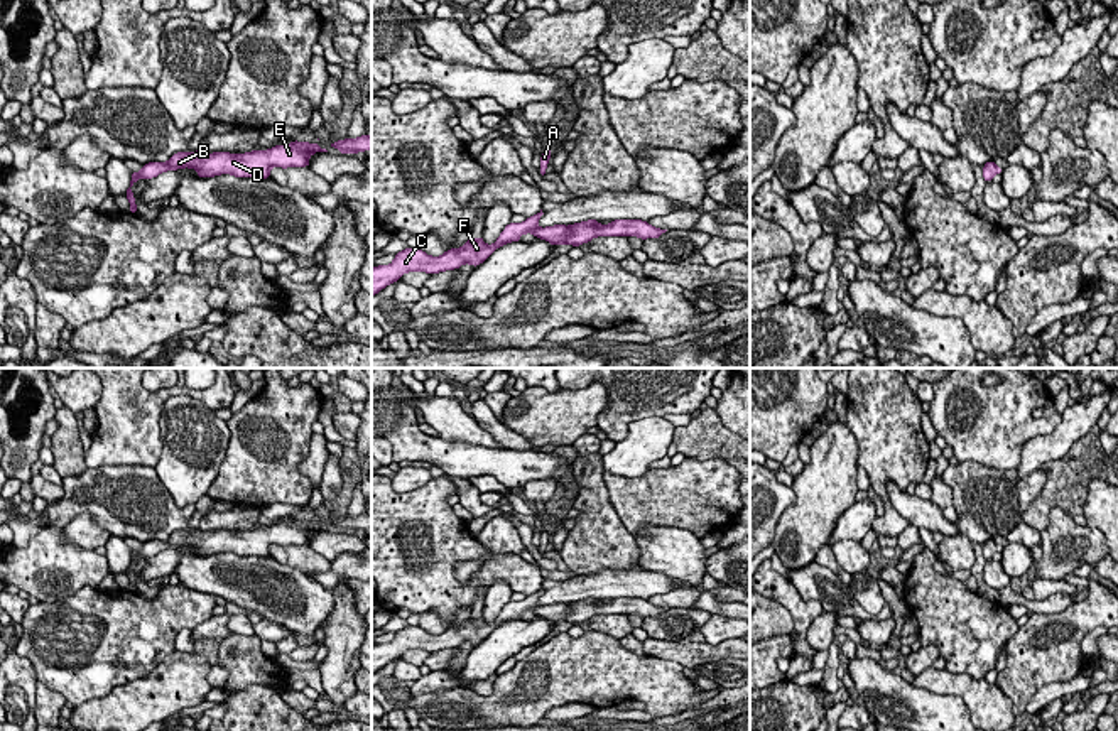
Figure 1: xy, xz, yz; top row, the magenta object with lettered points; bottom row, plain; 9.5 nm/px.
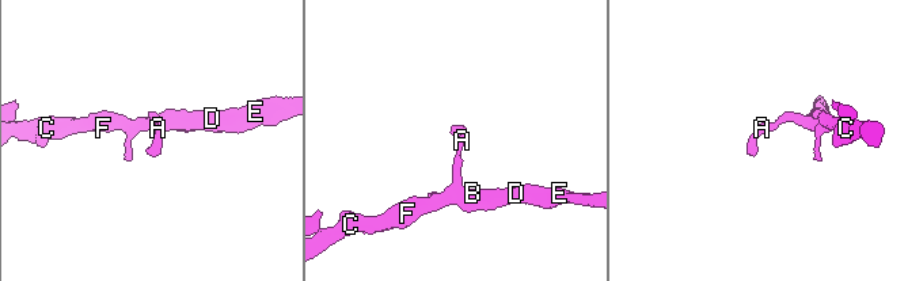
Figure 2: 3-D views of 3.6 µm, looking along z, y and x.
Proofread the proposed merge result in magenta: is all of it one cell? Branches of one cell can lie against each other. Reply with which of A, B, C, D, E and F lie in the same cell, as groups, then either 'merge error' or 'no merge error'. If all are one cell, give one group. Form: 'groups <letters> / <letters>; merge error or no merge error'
groups A B C D E F; no merge error

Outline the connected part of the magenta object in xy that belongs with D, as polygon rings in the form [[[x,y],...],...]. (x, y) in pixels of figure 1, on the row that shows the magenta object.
[[[297,142],[275,145],[267,150],[252,150],[245,154],[213,152],[177,152],[167,162],[149,162],[140,172],[132,172],[130,187],[142,177],[152,179],[166,171],[196,169],[198,177],[214,177],[231,174],[235,177],[270,179],[272,167],[309,167],[309,157],[316,152],[328,152],[317,143]]]

